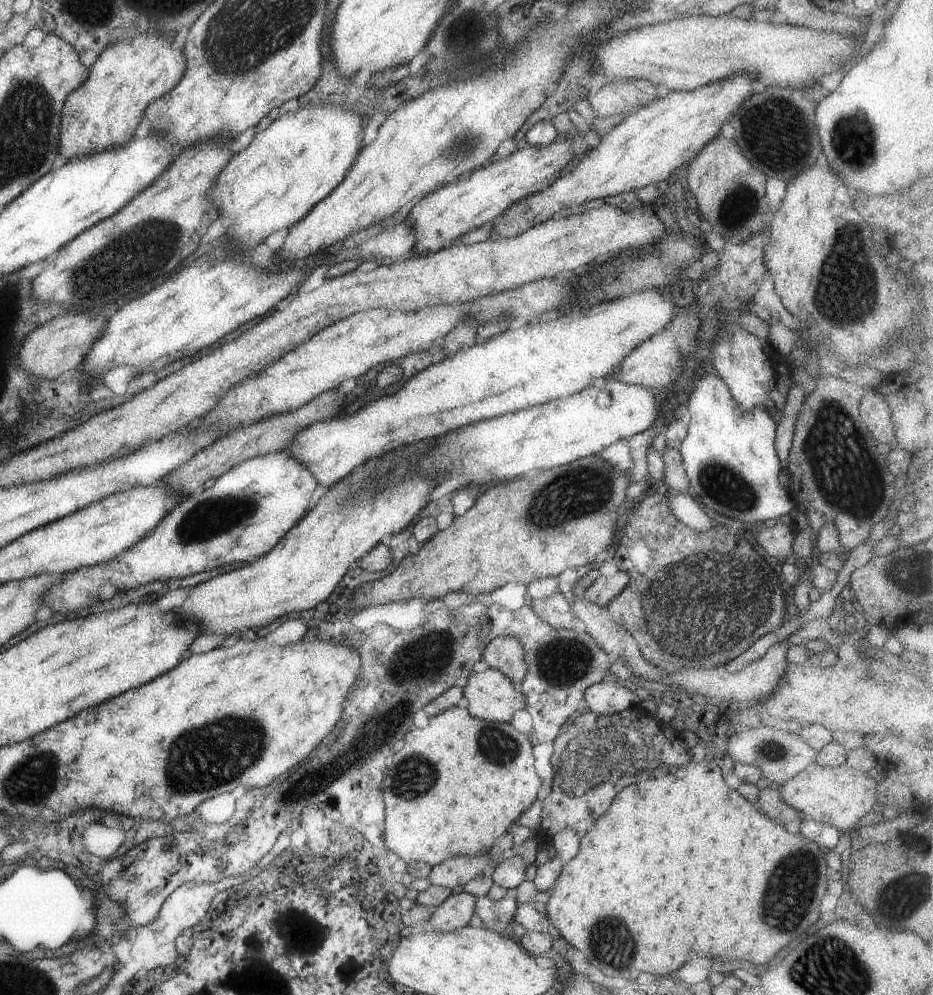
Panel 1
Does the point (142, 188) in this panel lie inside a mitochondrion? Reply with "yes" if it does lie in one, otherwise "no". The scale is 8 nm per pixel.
no

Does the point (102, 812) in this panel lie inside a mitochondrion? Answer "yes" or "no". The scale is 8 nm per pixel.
no

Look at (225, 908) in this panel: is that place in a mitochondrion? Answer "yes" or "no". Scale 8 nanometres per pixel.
no

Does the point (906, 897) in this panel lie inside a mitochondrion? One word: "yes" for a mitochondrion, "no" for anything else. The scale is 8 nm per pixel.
yes

